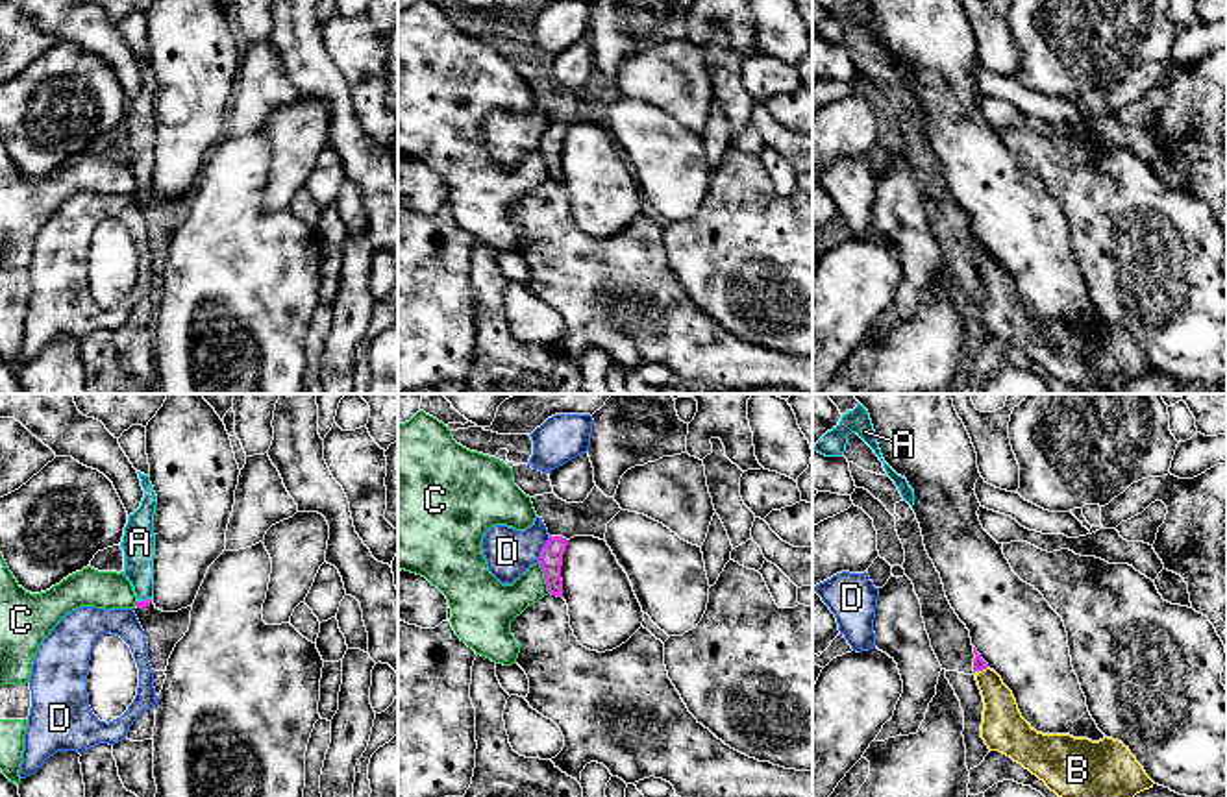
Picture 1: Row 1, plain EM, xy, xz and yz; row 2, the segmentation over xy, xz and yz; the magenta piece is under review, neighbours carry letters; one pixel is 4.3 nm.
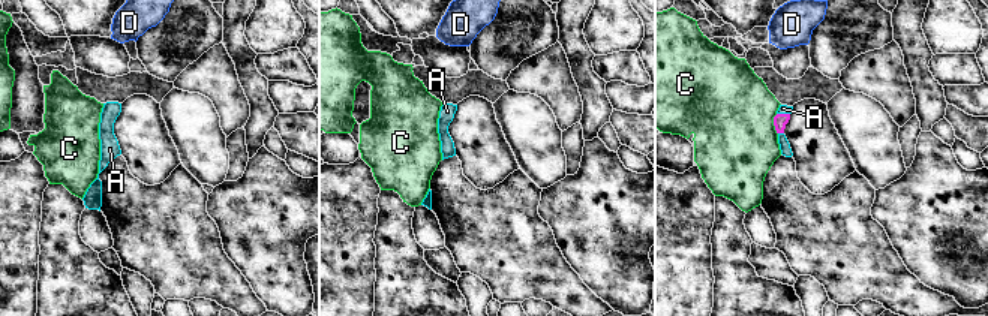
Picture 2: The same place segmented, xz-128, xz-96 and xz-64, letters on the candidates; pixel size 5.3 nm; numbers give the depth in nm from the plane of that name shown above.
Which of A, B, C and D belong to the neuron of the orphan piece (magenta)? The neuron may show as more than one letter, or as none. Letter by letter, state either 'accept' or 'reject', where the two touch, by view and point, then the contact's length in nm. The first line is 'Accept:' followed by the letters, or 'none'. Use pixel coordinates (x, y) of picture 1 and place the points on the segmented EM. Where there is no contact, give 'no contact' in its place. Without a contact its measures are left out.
Accept: A, B
A: accept; contact xy (145, 600); length 70 nm
B: accept; contact yz (983, 668); length 50 nm
C: reject; contact xz (545, 577); length 150 nm
D: reject; contact xz (543, 550); length 130 nm

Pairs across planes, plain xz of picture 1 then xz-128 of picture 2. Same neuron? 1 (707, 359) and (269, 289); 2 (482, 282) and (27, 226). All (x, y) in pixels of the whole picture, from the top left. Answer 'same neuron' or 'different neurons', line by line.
1: different neurons
2: different neurons

